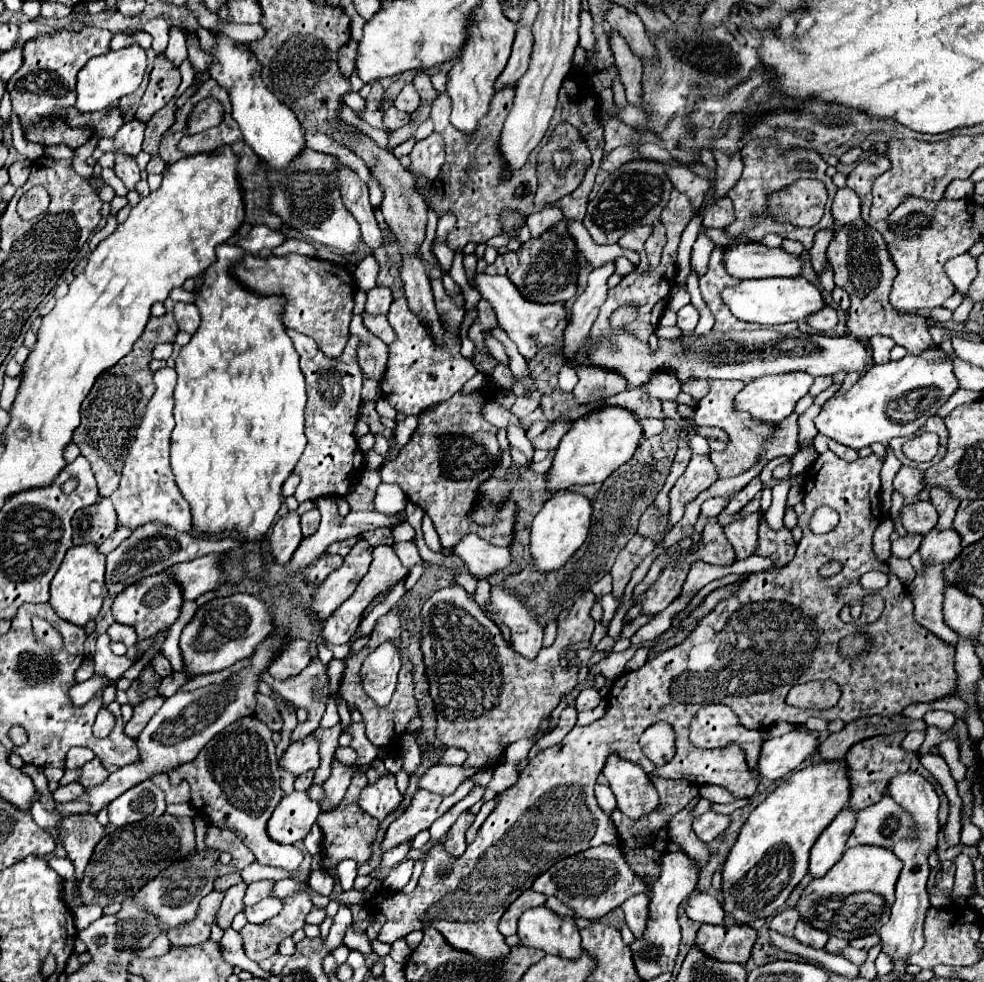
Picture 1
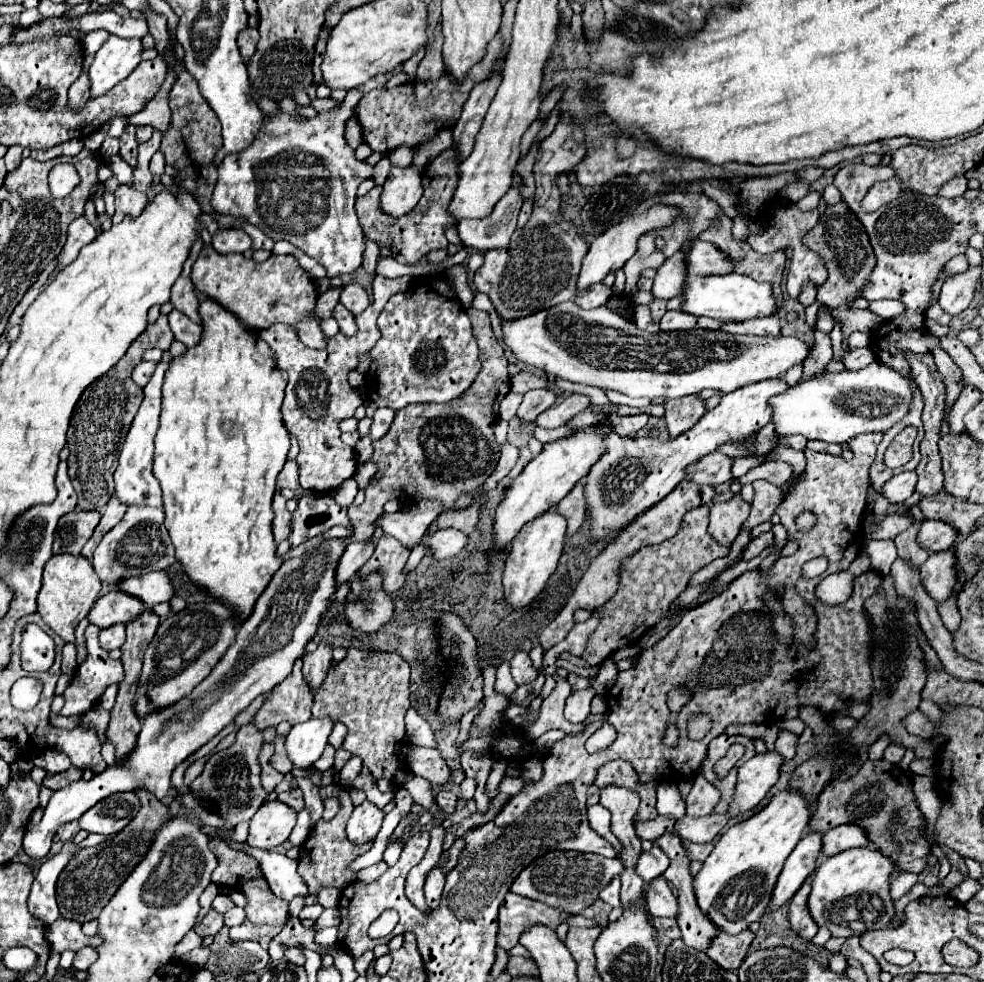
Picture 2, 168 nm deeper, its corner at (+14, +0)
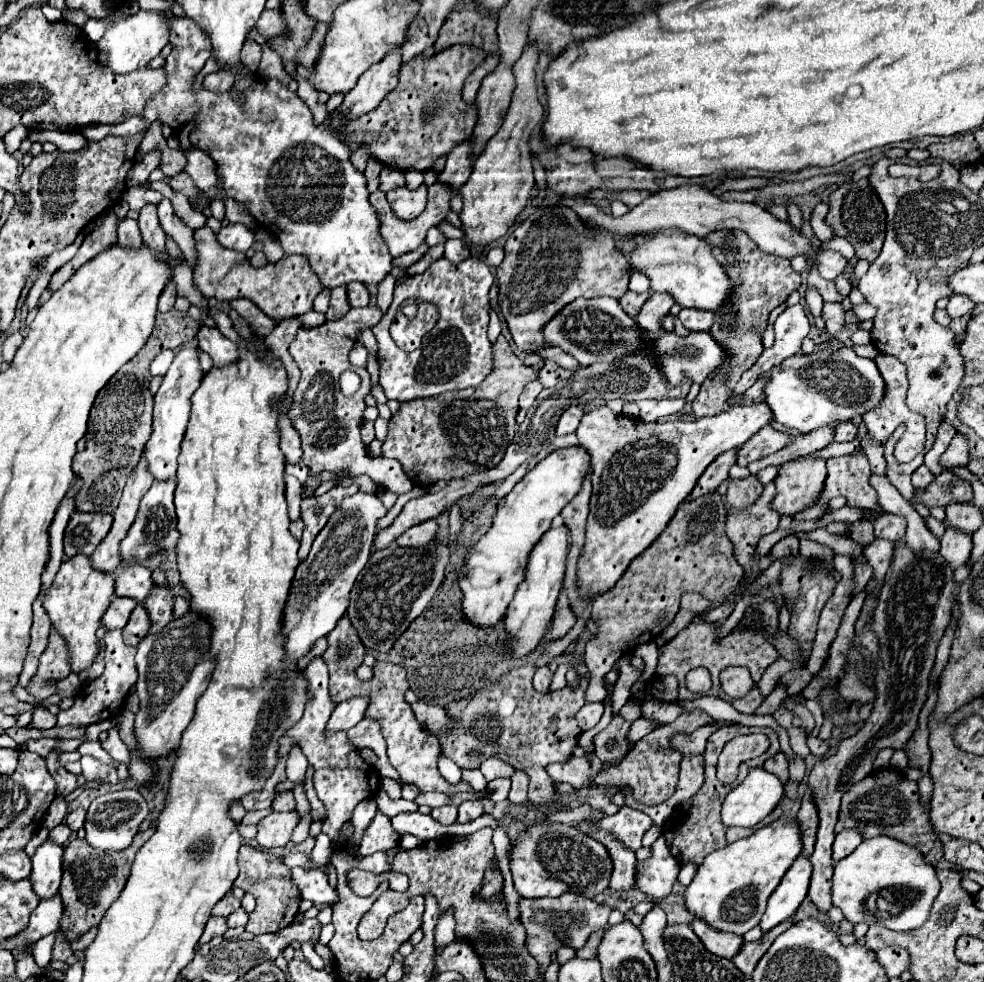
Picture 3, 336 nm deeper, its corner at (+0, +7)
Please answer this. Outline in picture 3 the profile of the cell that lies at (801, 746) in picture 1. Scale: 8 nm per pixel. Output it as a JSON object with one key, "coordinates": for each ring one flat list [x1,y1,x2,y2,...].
{"coordinates":[[750,768,742,784,738,784,724,800,724,826,756,826,762,822,784,796,778,776,766,768]]}

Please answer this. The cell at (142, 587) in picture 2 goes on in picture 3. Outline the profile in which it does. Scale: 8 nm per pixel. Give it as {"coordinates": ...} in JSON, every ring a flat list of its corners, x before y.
{"coordinates":[[130,564,116,576,116,596,130,596,138,602,144,602,154,586,152,570,140,564]]}

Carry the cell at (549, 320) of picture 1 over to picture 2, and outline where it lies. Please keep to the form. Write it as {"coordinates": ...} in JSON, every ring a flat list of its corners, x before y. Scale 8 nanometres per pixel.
{"coordinates":[[568,301,568,303,560,303,560,305,554,305,550,309,544,309,544,311,538,311,534,315,528,315,524,319,516,319,516,321,502,321,502,331,504,331,504,343,508,349,512,349,512,353,516,355,518,361,524,361,532,367,538,367,542,371,546,371,550,377,562,377,562,379,568,379,568,381,574,381,574,383,584,383,584,385,594,385,594,387,602,387,602,389,614,389,614,391,620,391,628,397,648,397,648,399,656,399,656,397,662,397,662,399,676,399,676,397,686,397,686,395,694,395,702,389,718,389,718,391,724,391,724,393,730,393,738,387,744,387,744,385,750,385,750,383,758,383,758,381,764,381,764,379,774,379,774,377,780,377,782,373,786,373,792,365,796,363,802,363,810,351,810,347,796,339,796,337,752,337,752,335,730,335,730,333,724,333,724,331,706,331,706,329,692,329,692,331,660,331,656,335,652,333,644,333,640,331,634,323,630,323,628,319,612,313,608,307,596,307,596,309,582,309,578,307,576,303]]}

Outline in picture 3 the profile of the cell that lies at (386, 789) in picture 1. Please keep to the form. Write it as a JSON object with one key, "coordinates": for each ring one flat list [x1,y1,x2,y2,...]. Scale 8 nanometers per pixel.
{"coordinates":[[376,810,374,820,370,822,370,826,364,830,362,834,362,842,360,842,360,854,368,856,372,852,378,850,388,850,392,846,398,844,398,832,392,828,390,818,386,814,382,814,380,810]]}

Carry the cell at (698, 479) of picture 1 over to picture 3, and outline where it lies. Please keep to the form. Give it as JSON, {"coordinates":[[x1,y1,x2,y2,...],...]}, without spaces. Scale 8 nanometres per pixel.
{"coordinates":[[770,424,764,426,756,436,752,436,746,444,742,444,736,450,736,464,738,466,748,466,750,462,764,458,776,450,780,450,782,446,786,446,790,442,788,434,774,430]]}

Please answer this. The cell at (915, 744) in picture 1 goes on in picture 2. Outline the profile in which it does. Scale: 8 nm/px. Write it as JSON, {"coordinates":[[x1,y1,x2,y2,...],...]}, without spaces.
{"coordinates":[[888,745,884,751,884,759,888,763,900,763,902,757,904,757,904,747,900,747,900,745]]}

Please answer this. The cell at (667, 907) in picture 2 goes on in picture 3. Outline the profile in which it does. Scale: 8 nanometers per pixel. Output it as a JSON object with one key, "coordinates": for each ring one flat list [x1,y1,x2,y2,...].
{"coordinates":[[664,834,652,844,652,858,636,864,636,886,652,898,666,898,678,878,680,864,670,854]]}

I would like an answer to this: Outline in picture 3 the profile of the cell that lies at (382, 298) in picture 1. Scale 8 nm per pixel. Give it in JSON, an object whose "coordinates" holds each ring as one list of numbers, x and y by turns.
{"coordinates":[[352,282,346,286,346,290,348,290,348,300,350,300,352,308,364,308,370,304,370,292,364,284]]}

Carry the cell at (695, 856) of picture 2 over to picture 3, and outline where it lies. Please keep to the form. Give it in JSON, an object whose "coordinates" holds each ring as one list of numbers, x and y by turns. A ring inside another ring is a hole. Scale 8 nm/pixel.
{"coordinates":[[732,724,732,726,724,726,724,728,716,730,716,732,708,738,706,752,704,752,704,778,706,778,706,782,704,782,704,786,700,788,700,792,688,800,688,804,684,802,684,804,680,804,680,806,674,810,672,818,670,818,670,820,666,822,666,826,664,826,664,836,666,836,666,840,668,840,668,848,670,848,672,856,676,856,676,860,678,860,680,864,684,864,684,862,688,862,688,860,700,864,710,852,720,850,720,848,724,848,724,846,728,844,726,838,724,838,724,824,722,824,722,820,720,820,720,812,722,812,722,802,724,802,724,798,728,796,730,790,734,790,736,784,744,780,749,768,763,767,765,761,768,760,770,756,774,756,778,750,780,750,778,734,776,734,772,728,748,728,748,726],[750,732,764,732,764,734,770,738,770,750,768,750,766,754,762,754,755,759,743,763,739,769,736,782,732,782,732,784,720,784,718,778,716,778,718,754,722,752,722,748,724,748,724,744,726,744,728,740,732,740,732,738,736,738,736,736,740,736,740,734,750,734]]}

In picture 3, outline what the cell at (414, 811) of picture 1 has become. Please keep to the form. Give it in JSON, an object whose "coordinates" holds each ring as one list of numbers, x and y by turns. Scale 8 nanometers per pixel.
{"coordinates":[[488,758,488,760,482,762,480,772,490,782,490,780,496,780,496,778,510,778,514,768,510,764,506,764,504,760,500,760,500,758]]}

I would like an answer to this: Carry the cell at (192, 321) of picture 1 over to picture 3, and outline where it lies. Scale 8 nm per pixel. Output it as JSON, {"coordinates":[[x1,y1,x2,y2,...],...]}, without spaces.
{"coordinates":[[202,326,196,338,198,338,198,346,212,356,216,366,224,366,228,364,228,360,236,360,236,344,230,342,226,336,222,336,218,328]]}

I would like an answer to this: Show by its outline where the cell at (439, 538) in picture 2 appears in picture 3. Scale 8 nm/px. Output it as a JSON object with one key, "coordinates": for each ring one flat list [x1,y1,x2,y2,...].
{"coordinates":[[426,520,420,522,416,526,412,526,408,532,404,532,404,536,400,536,396,540,398,546,416,546,416,548,424,548,428,546,438,532,438,522,436,520]]}

